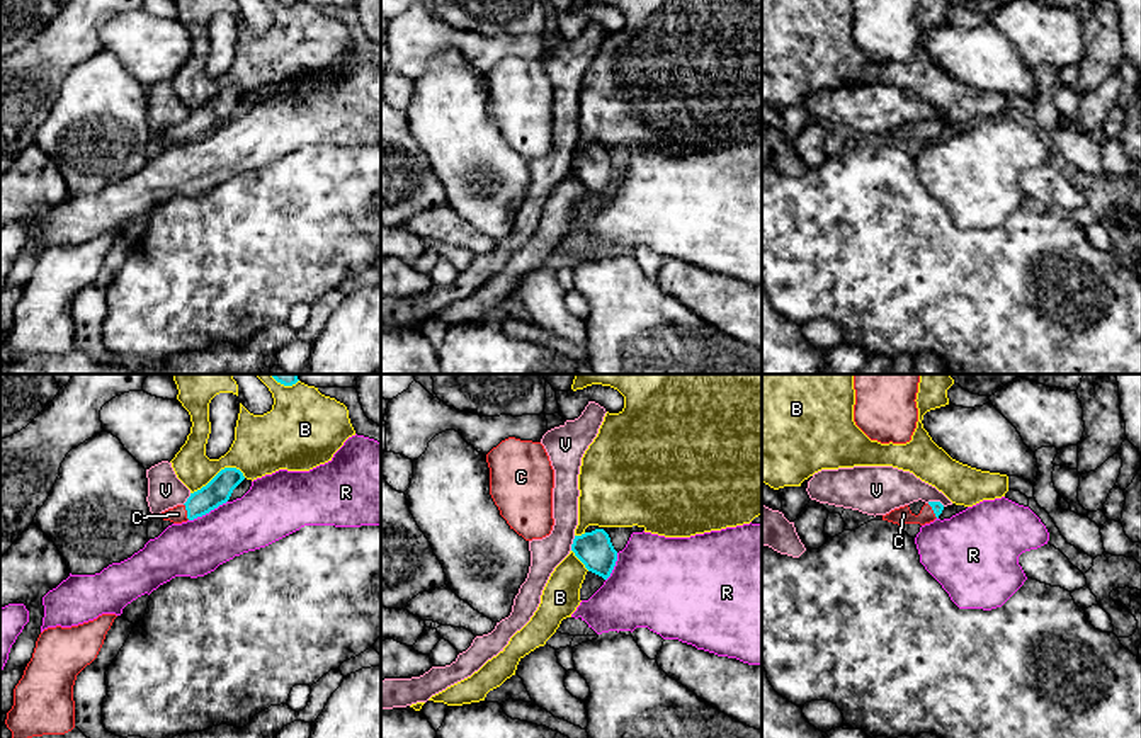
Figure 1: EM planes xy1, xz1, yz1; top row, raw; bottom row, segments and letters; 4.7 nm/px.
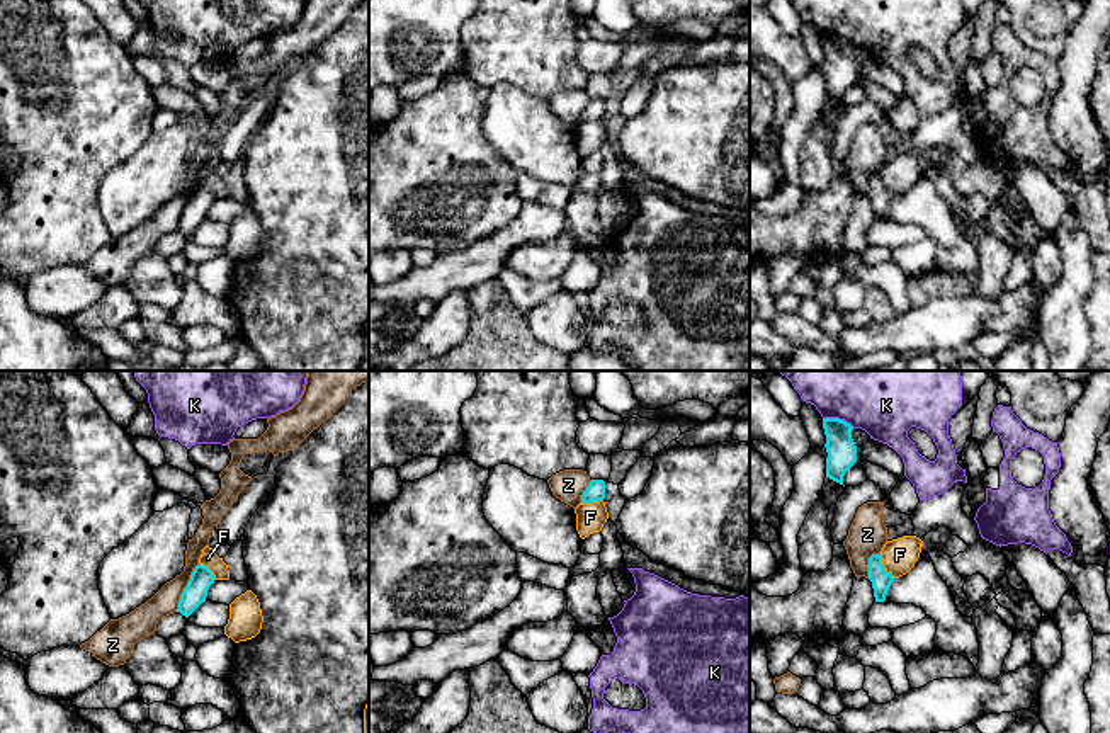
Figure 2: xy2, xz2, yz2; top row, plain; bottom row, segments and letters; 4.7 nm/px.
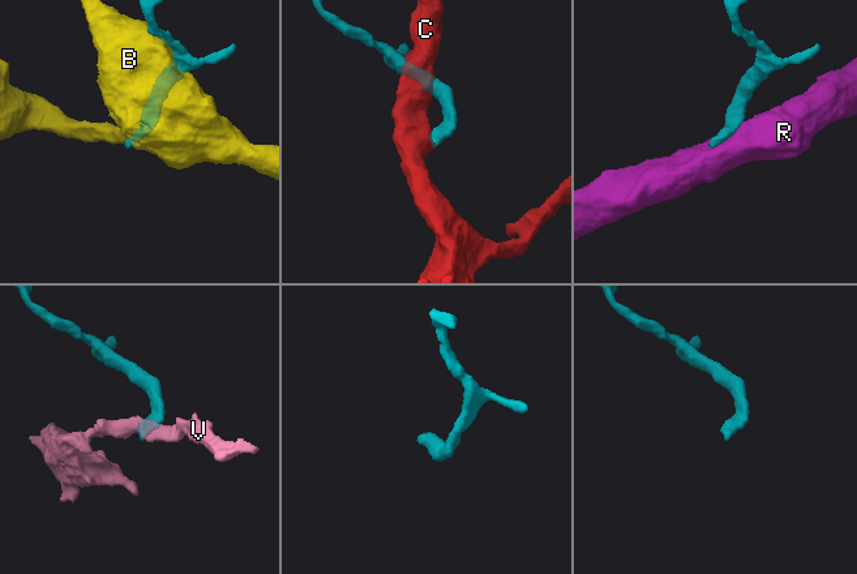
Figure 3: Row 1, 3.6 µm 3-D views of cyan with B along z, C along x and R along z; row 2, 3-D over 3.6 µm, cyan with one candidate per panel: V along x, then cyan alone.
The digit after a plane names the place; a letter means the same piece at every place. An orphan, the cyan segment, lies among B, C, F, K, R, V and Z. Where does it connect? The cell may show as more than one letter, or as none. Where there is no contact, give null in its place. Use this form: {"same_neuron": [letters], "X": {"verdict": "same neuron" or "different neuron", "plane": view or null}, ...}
{"same_neuron": ["C"], "B": {"verdict": "different neuron", "plane": "xy1"}, "C": {"verdict": "same neuron", "plane": "xy1"}, "F": {"verdict": "different neuron", "plane": "yz2"}, "K": {"verdict": "different neuron", "plane": "yz2"}, "R": {"verdict": "different neuron", "plane": "xy1"}, "V": {"verdict": "different neuron", "plane": "xz1"}, "Z": {"verdict": "different neuron", "plane": "xy2"}}

